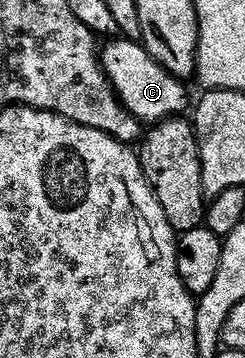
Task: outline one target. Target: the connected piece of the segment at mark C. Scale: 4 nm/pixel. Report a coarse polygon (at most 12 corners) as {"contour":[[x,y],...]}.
{"contour":[[112,38],[100,65],[122,106],[151,126],[189,107],[185,81],[144,45]]}

